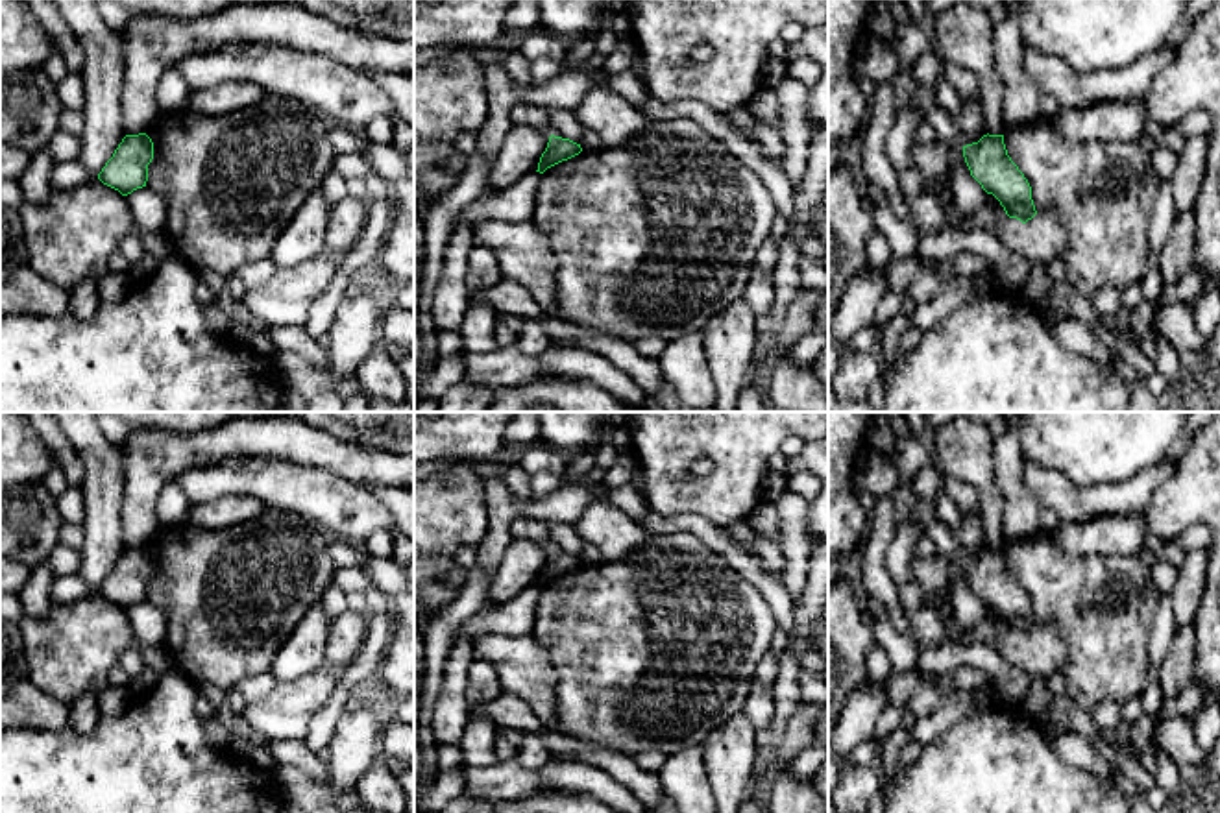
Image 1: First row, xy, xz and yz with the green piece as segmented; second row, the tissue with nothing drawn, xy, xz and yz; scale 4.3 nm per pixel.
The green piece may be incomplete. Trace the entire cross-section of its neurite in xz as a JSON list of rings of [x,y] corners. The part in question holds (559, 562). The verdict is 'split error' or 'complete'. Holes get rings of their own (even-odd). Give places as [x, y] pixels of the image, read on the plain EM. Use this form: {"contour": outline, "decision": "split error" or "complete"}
{"contour": [[[551,549],[545,565],[540,571],[536,586],[543,588],[547,582],[551,582],[562,575],[567,575],[567,573],[579,569],[580,565],[582,565],[580,558],[577,558],[569,552]]], "decision": "complete"}

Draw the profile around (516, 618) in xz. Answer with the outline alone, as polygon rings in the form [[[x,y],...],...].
[[[531,586],[506,604],[481,610],[458,628],[457,636],[473,637],[488,632],[499,636],[532,634],[540,589],[540,586]]]

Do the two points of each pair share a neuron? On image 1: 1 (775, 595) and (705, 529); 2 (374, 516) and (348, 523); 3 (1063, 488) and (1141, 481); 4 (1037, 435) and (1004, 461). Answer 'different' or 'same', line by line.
1: same
2: same
3: same
4: different

